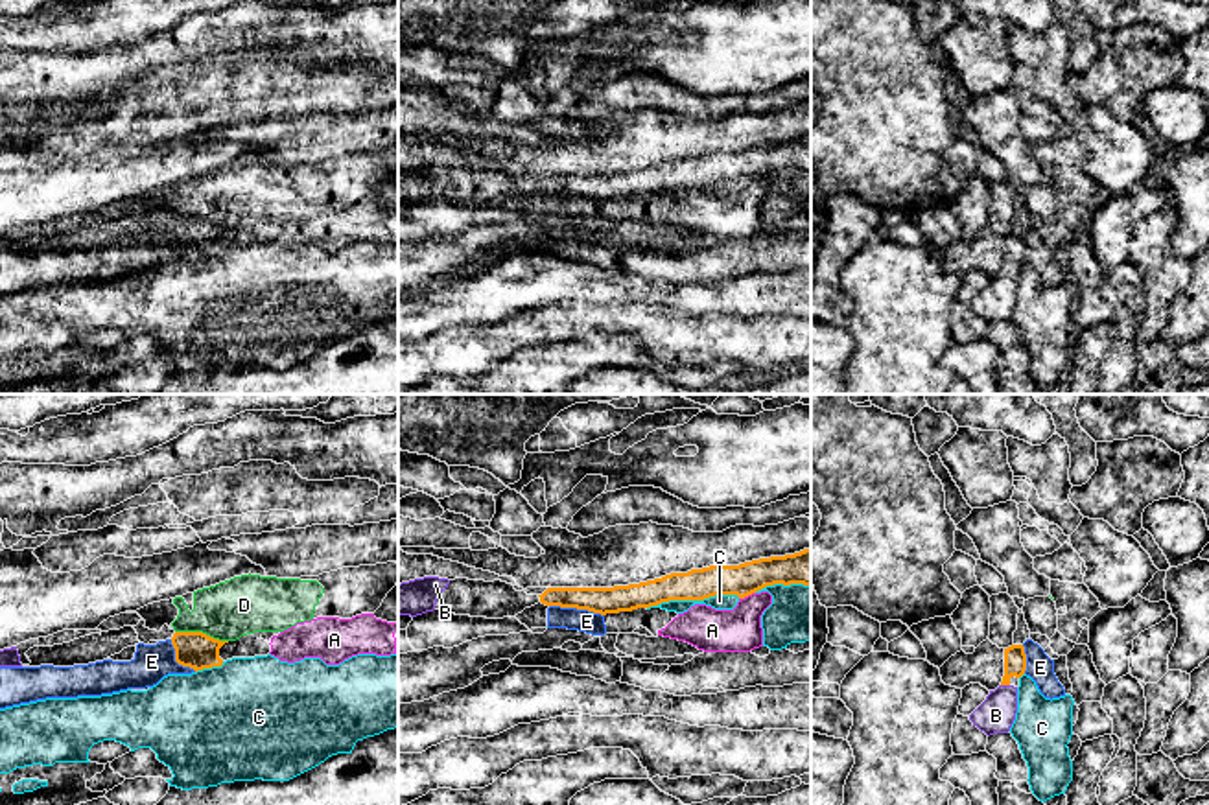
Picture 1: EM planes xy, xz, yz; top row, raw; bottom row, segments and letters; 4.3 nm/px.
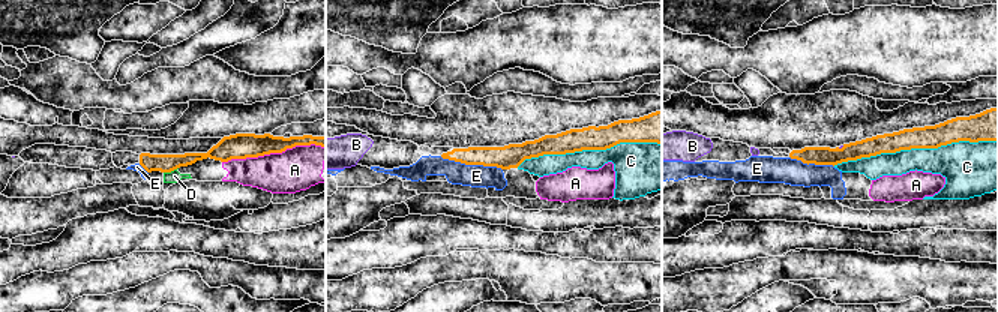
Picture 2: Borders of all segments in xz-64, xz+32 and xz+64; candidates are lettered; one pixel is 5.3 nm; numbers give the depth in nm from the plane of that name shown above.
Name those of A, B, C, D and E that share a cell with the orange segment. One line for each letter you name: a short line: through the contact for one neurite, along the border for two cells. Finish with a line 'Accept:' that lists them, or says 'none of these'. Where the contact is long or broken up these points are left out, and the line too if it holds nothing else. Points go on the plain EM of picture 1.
Accept: B

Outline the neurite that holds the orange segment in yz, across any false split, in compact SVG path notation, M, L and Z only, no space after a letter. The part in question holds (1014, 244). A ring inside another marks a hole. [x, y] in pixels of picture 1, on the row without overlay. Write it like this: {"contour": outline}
{"contour": "M1023 232L1004 236L1004 263L995 278L969 302L973 313L988 324L993 321L1008 321L1017 300L1017 274L1010 265L1021 265L1027 258L1027 241Z"}

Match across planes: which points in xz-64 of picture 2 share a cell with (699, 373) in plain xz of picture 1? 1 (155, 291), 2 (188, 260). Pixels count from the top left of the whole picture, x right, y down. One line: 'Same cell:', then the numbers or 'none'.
Same cell: 1

